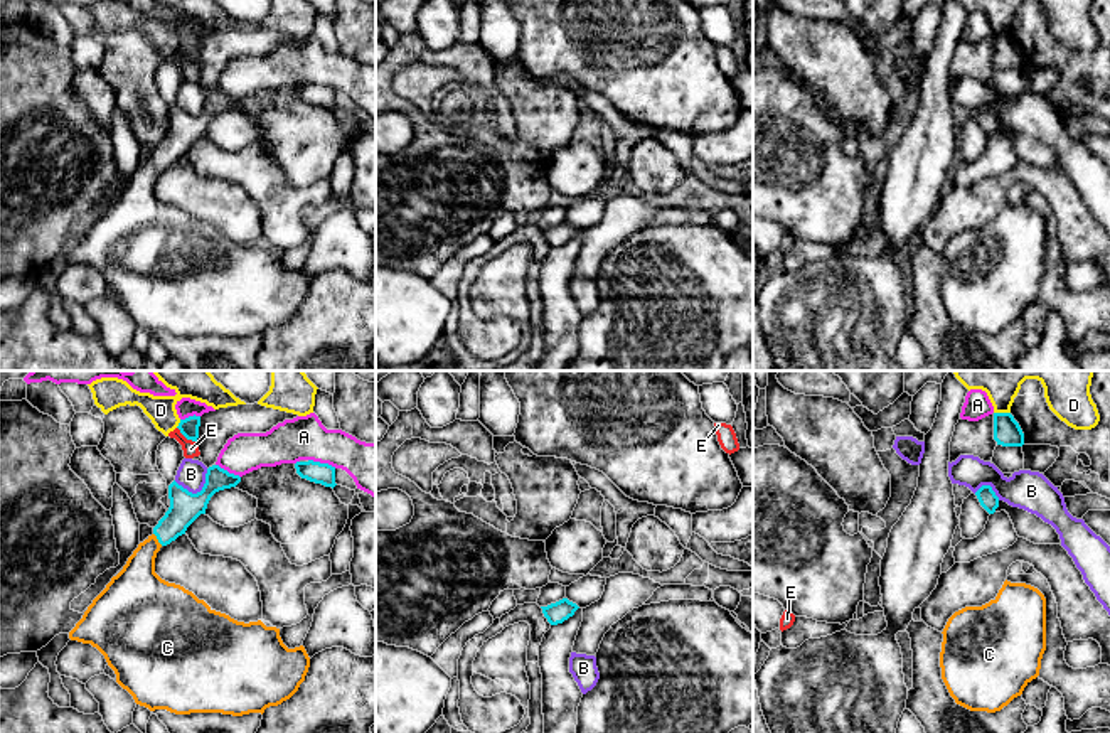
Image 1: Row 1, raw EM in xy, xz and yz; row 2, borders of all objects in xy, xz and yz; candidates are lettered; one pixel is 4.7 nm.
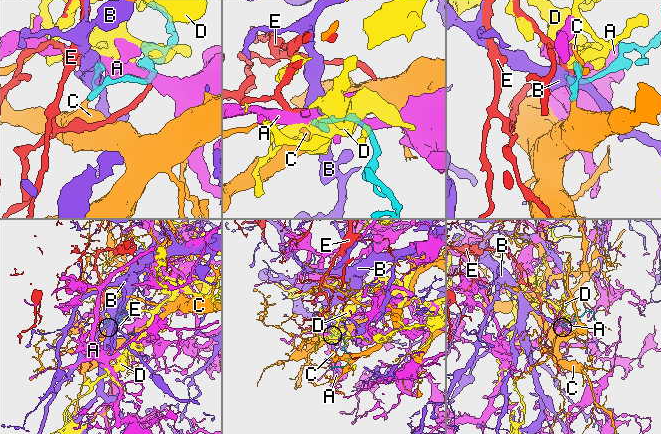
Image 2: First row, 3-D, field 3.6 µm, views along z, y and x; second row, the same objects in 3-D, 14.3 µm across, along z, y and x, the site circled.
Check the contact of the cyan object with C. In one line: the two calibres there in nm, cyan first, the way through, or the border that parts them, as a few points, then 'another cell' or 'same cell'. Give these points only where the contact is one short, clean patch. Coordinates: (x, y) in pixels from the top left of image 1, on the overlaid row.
150 nm thick on the cyan side, 220 nm on the other; runs through xy (186, 508), (157, 538), (144, 556), (137, 585); same cell

